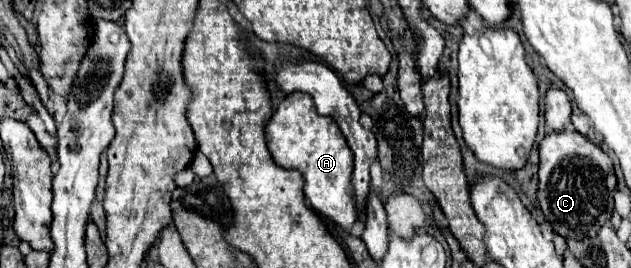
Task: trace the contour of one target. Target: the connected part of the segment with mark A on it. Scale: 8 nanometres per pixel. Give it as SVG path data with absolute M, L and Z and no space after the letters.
M292 92L292 96L286 96L266 122L266 142L280 166L296 168L302 172L306 180L304 194L312 208L350 232L358 218L350 184L354 156L338 124L330 116L320 116L316 112L312 96L304 96L302 92Z

